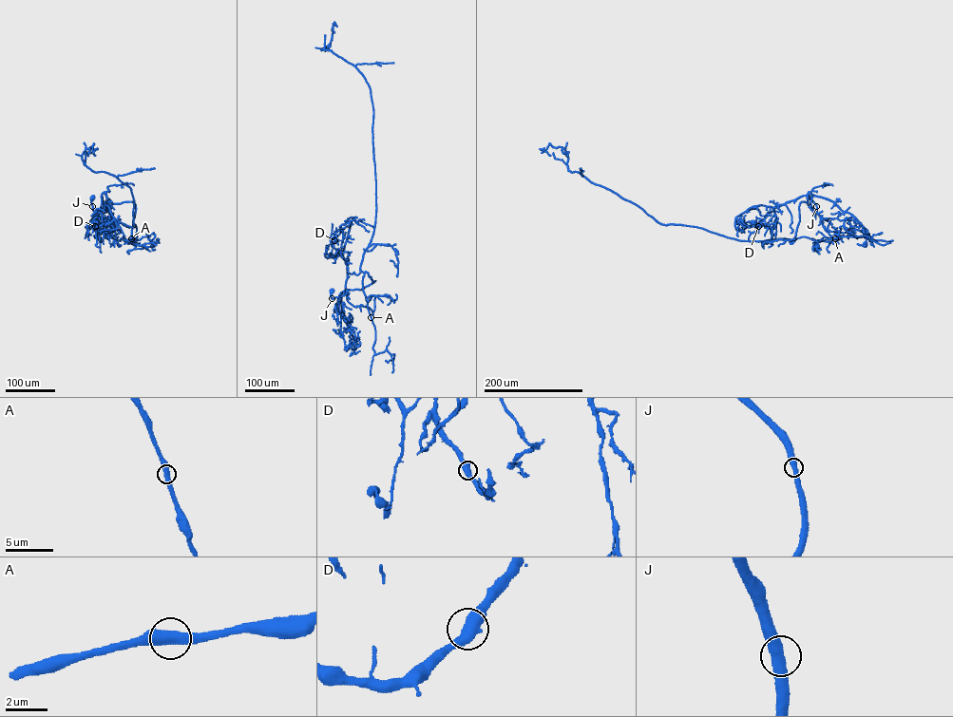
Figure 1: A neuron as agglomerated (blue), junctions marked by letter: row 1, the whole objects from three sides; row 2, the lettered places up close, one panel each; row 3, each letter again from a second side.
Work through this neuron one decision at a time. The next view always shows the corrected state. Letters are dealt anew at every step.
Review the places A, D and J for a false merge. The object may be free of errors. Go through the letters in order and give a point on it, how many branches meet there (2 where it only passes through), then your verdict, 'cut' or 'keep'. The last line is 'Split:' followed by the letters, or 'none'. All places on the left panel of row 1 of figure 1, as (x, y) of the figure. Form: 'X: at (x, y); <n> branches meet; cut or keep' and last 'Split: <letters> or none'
A: at (131, 238); 2 branches meet; keep
D: at (95, 226); 2 branches meet; keep
J: at (92, 206); 2 branches meet; keep
Split: none

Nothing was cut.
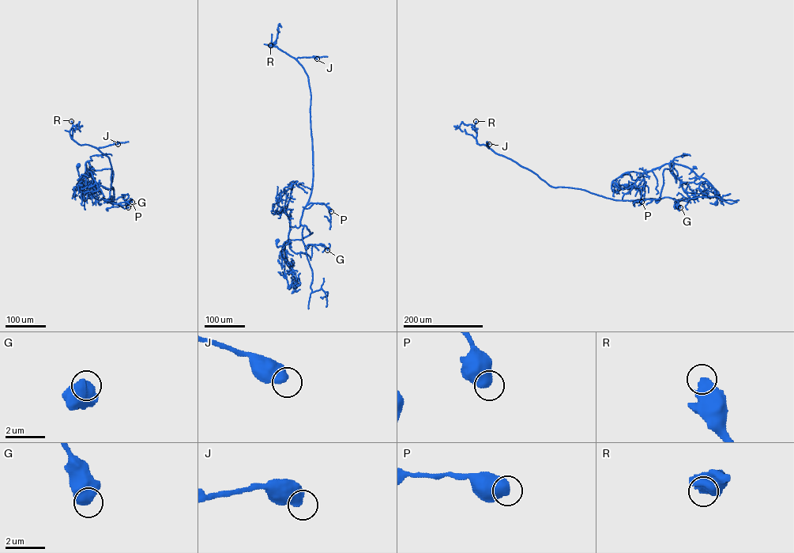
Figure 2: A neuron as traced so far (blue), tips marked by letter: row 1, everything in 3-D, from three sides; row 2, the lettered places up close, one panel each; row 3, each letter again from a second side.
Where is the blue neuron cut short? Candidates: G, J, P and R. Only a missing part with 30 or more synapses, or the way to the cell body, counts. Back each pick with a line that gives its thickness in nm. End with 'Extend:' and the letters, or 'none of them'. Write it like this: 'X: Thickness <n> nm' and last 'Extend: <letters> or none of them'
R: Thickness 550 nm
Extend: R

